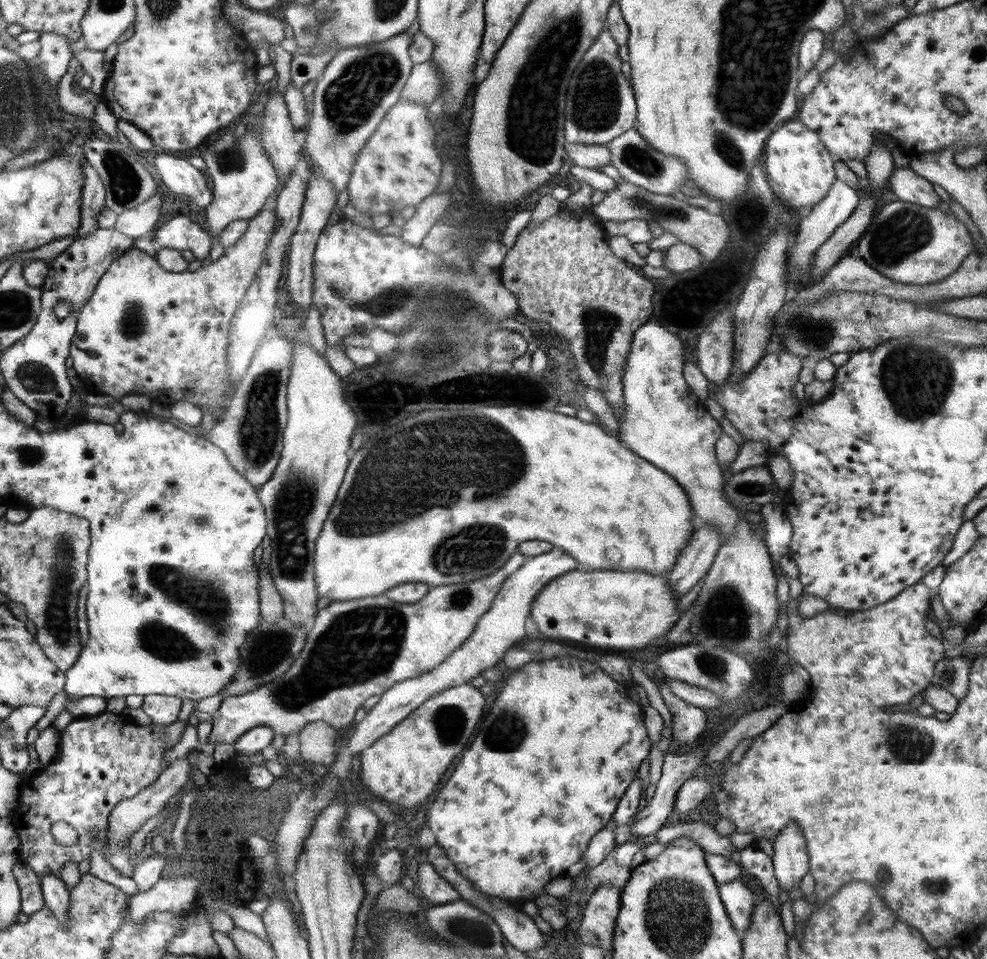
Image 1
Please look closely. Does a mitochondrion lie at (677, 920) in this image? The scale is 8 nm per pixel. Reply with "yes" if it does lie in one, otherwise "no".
yes

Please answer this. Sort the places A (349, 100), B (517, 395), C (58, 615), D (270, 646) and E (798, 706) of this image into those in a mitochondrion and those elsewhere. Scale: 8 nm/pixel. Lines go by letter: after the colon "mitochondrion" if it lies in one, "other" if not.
A: mitochondrion
B: other
C: mitochondrion
D: mitochondrion
E: other

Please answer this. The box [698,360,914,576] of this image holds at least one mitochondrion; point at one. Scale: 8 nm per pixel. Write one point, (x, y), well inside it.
(752, 487)

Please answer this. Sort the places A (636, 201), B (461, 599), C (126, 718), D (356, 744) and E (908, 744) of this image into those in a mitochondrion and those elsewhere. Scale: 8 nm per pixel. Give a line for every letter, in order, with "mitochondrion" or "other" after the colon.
A: mitochondrion
B: mitochondrion
C: other
D: other
E: mitochondrion

